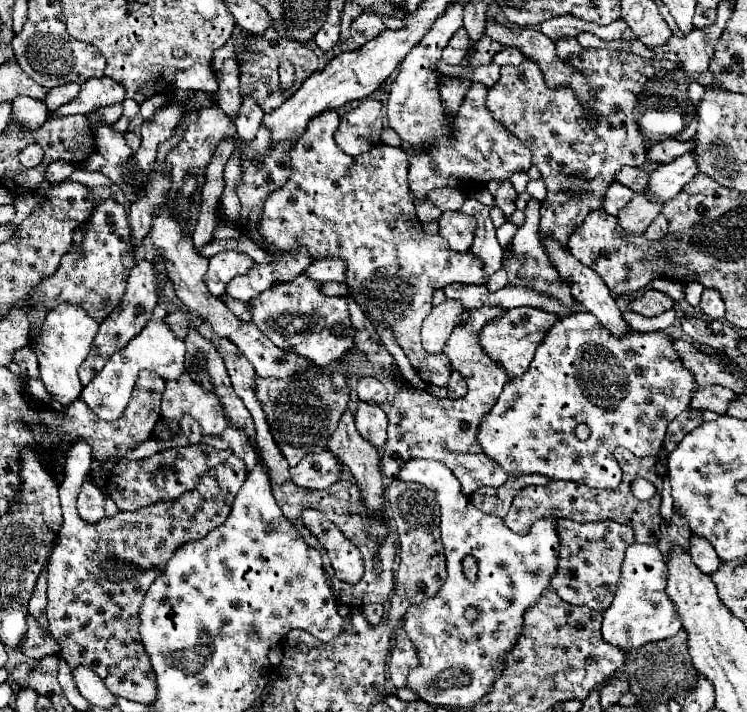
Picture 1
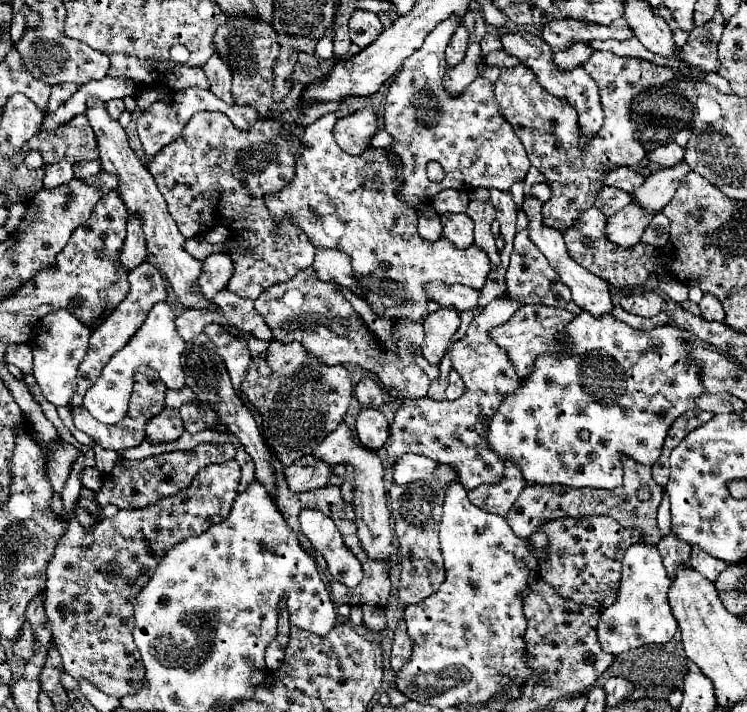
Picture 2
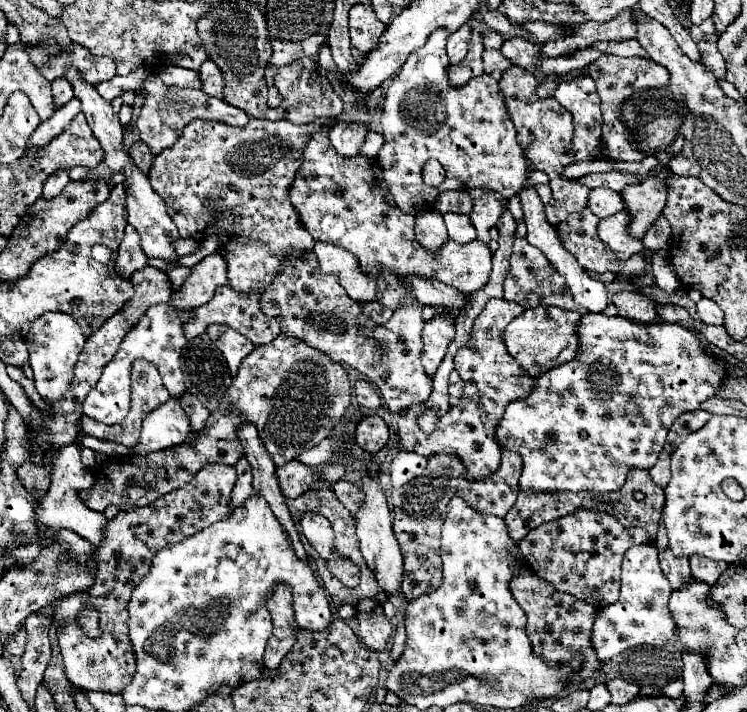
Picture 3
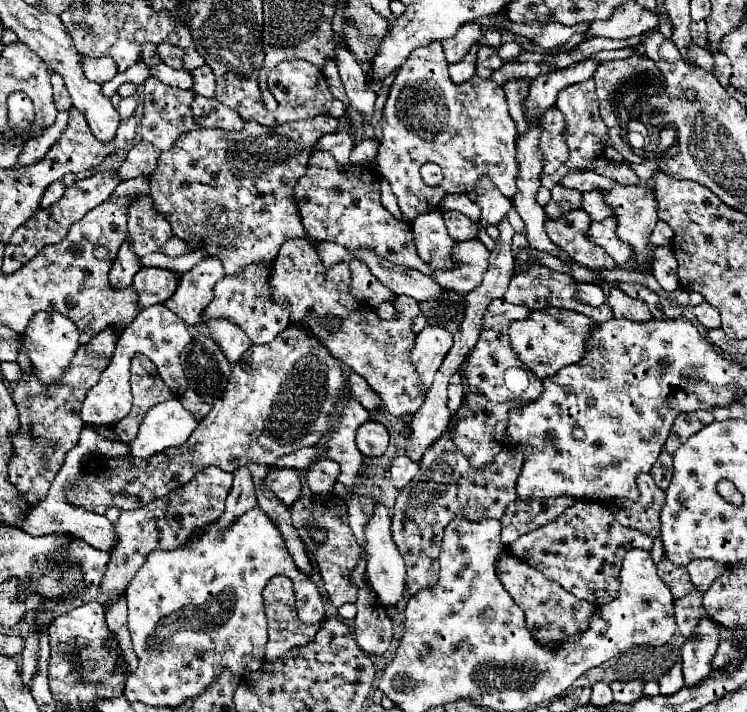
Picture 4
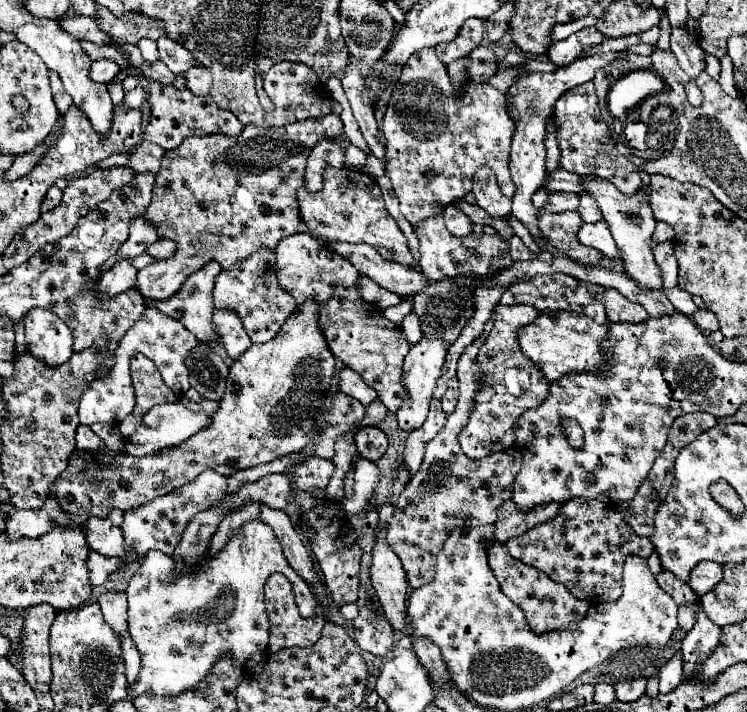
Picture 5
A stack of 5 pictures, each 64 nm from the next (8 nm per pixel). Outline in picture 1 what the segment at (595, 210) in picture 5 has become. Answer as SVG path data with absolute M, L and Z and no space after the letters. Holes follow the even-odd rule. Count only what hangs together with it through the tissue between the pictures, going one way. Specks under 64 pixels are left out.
M612 182L610 190L606 192L606 202L604 202L604 210L612 216L616 216L628 202L630 198L634 198L634 190L630 190L628 186L620 184L620 182Z

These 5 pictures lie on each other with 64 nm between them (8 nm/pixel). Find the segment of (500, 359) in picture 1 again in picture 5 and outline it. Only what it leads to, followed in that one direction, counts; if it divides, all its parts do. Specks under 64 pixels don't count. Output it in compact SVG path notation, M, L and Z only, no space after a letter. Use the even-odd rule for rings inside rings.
M550 310L540 314L532 324L518 328L518 344L522 354L542 370L546 380L556 380L570 370L602 372L604 362L600 354L600 338L604 336L606 324L596 324L584 314L574 314L568 310Z

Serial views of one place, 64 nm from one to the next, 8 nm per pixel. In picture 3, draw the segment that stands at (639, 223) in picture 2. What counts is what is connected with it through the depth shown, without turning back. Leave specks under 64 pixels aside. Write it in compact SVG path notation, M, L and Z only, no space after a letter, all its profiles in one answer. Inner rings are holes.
M620 210L618 214L604 218L598 224L598 236L618 254L618 258L630 258L632 254L644 250L642 240L634 238L628 232L628 228L630 228L630 212L626 210Z

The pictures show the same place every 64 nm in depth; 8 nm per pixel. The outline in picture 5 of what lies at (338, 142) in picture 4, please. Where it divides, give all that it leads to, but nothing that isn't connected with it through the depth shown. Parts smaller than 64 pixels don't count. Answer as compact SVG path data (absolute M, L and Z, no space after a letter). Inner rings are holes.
M324 138L314 146L306 164L306 188L310 192L318 192L322 188L322 174L326 164L334 168L344 166L344 152L346 152L344 146L340 146L336 140L330 138Z

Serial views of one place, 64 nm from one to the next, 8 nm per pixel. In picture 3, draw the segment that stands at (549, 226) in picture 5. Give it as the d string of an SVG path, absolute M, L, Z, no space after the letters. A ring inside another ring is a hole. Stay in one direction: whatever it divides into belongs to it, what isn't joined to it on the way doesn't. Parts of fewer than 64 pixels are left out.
M586 208L578 214L572 214L566 222L562 222L562 226L556 226L556 230L558 230L558 236L562 238L562 244L566 246L566 250L578 260L578 264L582 264L584 270L590 270L590 272L596 272L596 274L612 272L612 274L616 274L616 278L624 278L624 280L644 276L646 274L646 256L644 256L644 252L638 252L638 254L630 256L628 260L620 260L614 254L614 250L610 250L598 238L598 224L600 224L600 218L594 216L590 208Z

